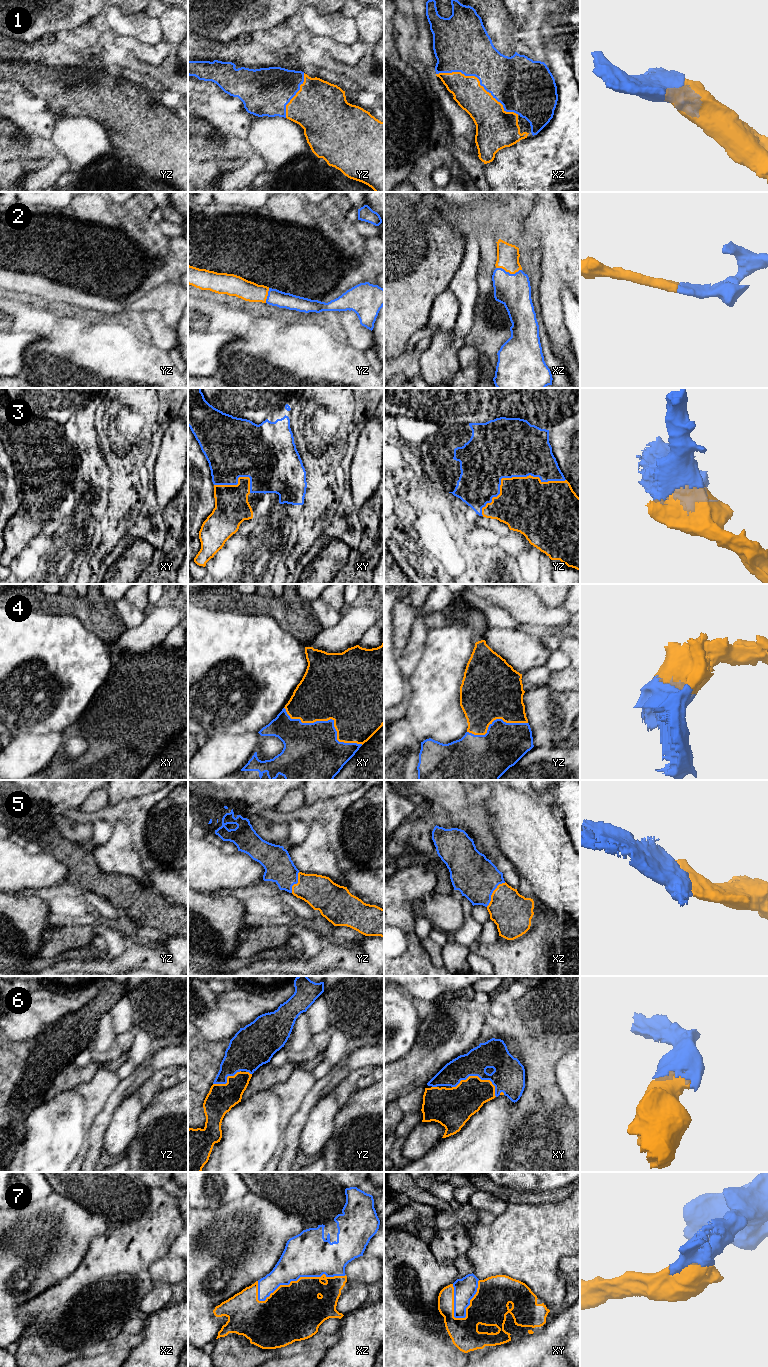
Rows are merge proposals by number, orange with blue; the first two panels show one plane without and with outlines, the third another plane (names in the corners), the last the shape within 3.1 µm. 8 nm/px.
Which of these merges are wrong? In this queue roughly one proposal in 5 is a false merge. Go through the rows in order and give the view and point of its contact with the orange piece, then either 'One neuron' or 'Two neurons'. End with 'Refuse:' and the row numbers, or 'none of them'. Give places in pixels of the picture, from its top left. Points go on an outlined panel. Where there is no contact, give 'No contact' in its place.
1: Touches orange at xz (479, 81). One neuron
2: Touches orange at xz (509, 272). One neuron
3: Touches orange at yz (513, 477). One neuron
4: Touches orange at xy (328, 719). One neuron
5: Touches orange at xz (493, 892). One neuron
6: Touches orange at xy (478, 1077). One neuron
7: Touches orange at xz (301, 1277). One neuron
Refuse: none of them

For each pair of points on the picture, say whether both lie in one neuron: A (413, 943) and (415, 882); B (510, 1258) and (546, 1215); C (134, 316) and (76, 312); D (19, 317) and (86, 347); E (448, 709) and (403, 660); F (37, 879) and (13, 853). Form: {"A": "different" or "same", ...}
{"A": "same", "B": "same", "C": "same", "D": "same", "E": "different", "F": "same"}

